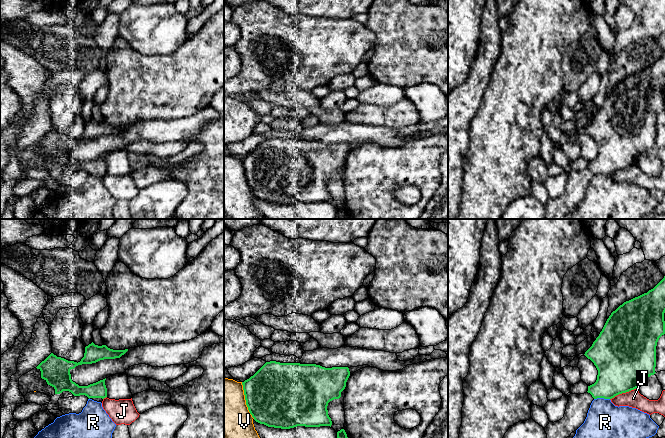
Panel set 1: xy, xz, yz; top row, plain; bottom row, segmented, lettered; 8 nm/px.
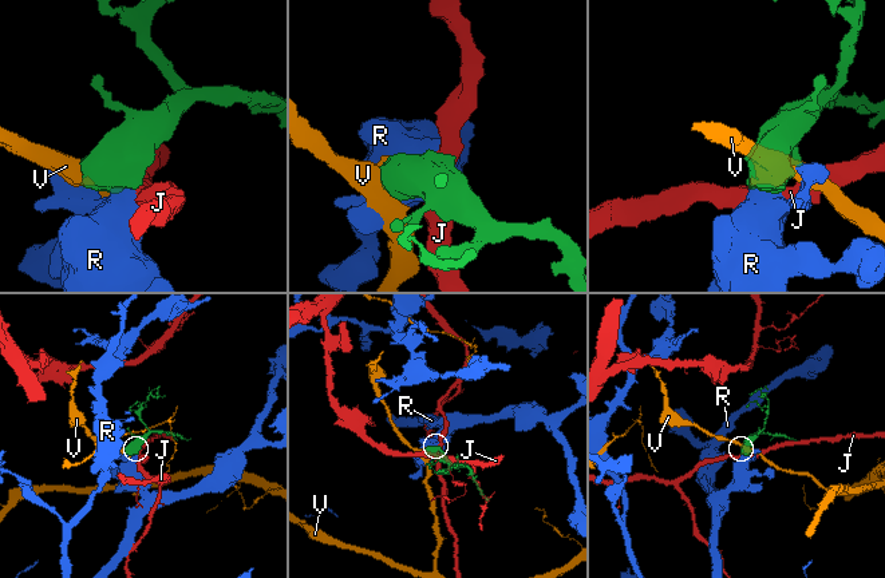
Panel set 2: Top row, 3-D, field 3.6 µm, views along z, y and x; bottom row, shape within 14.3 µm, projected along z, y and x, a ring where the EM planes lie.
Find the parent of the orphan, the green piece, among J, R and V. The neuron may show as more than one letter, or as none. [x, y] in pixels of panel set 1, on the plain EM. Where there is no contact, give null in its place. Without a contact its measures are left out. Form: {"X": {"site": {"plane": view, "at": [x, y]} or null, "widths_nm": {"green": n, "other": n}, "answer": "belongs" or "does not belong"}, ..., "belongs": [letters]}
{"J": {"site": {"plane": "yz", "at": [623, 168]}, "widths_nm": {"green": 420, "other": 140}, "answer": "does not belong"}, "R": {"site": {"plane": "yz", "at": [601, 173]}, "widths_nm": {"green": 340, "other": 380}, "answer": "does not belong"}, "V": {"site": {"plane": "xz", "at": [245, 175]}, "widths_nm": {"green": 500, "other": 380}, "answer": "does not belong"}, "belongs": []}

